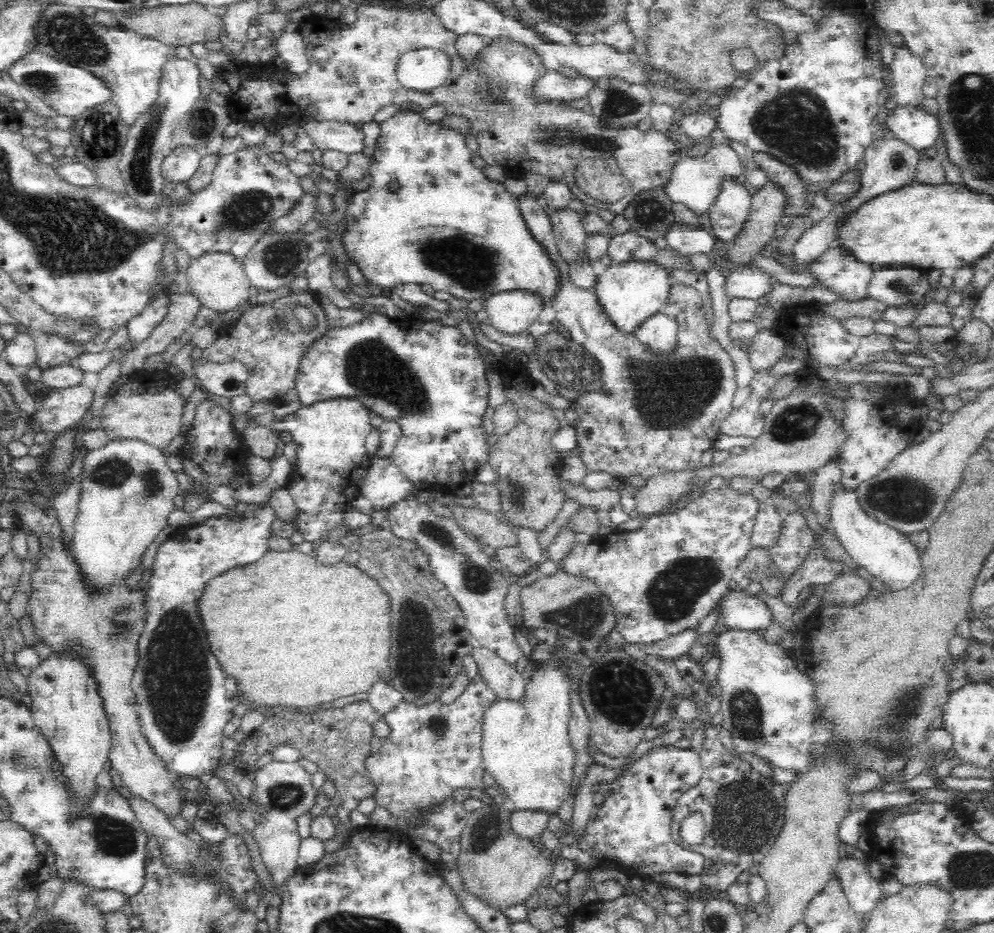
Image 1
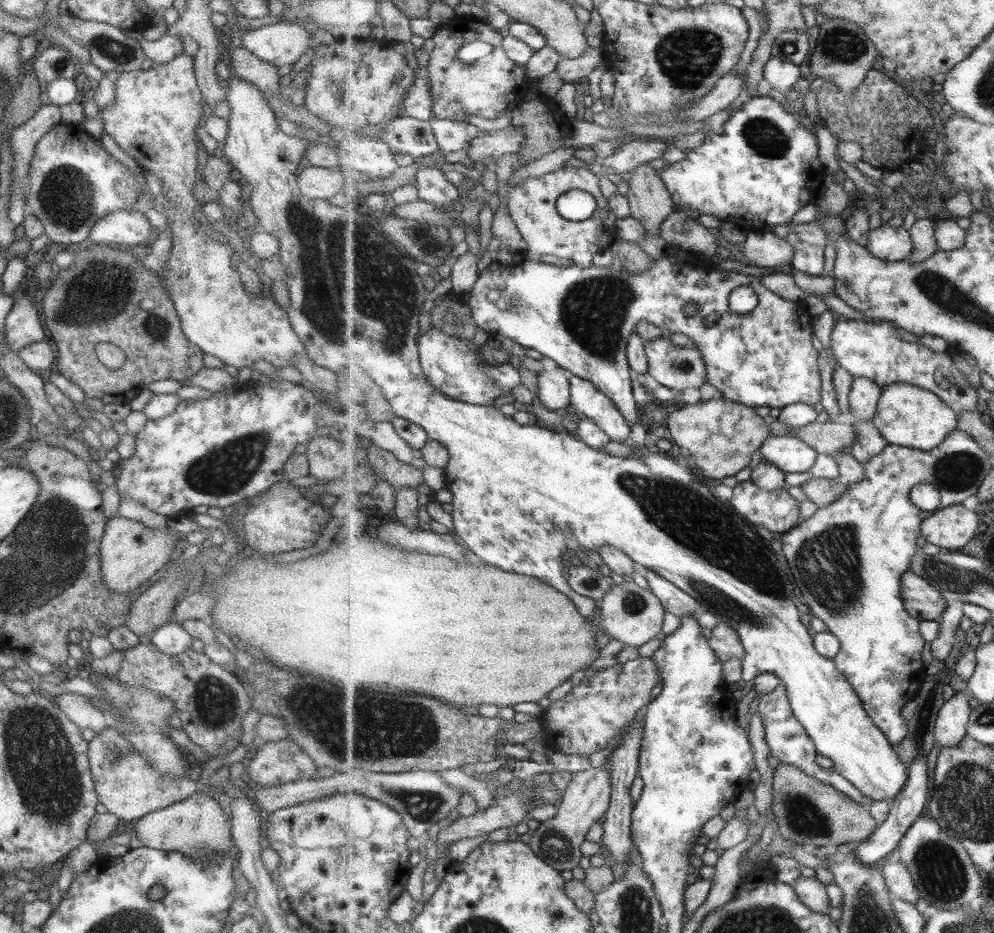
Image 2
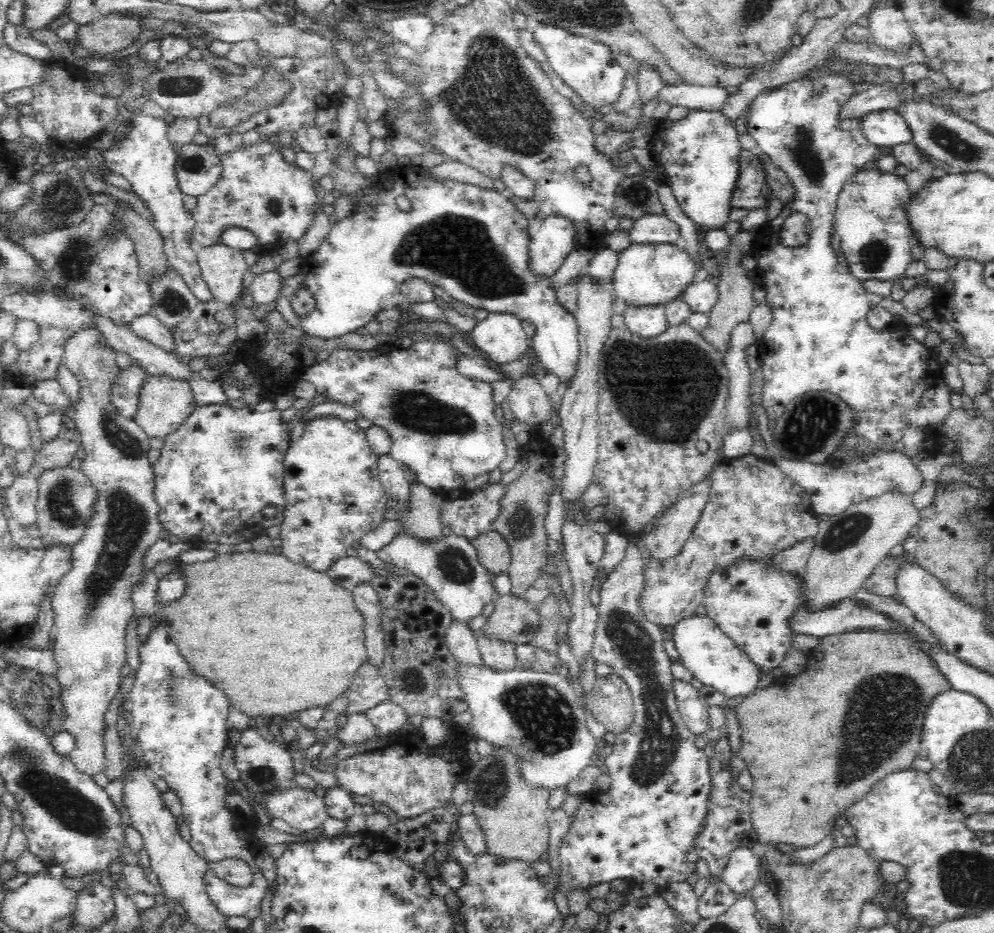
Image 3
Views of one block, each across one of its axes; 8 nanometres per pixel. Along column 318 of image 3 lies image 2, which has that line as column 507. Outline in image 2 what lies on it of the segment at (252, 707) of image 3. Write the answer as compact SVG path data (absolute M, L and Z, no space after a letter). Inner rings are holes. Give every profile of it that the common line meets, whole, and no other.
M360 528L339 530L332 538L341 538L341 540L333 540L335 548L303 558L303 560L284 563L276 561L273 554L264 555L257 551L247 550L231 559L226 564L227 570L221 576L208 578L207 575L201 574L194 582L191 591L213 593L215 590L215 604L209 612L209 617L211 617L209 626L219 627L229 638L231 635L235 636L237 640L240 640L241 647L249 645L260 650L270 664L277 669L284 669L293 675L315 676L331 684L339 682L339 686L347 686L347 688L353 688L353 686L363 688L363 682L365 686L373 686L373 658L375 658L375 686L380 686L380 694L393 694L393 696L407 698L407 696L413 696L415 692L415 694L435 696L436 699L443 699L470 711L479 704L494 704L500 708L511 707L518 702L537 703L541 698L547 697L549 692L553 692L557 686L561 686L575 672L589 673L591 664L599 658L600 650L597 651L597 640L595 640L597 628L592 625L592 621L589 623L585 617L581 616L565 594L538 578L508 572L483 561L459 562L443 555L418 553L389 543L382 544L381 541L375 540Z

